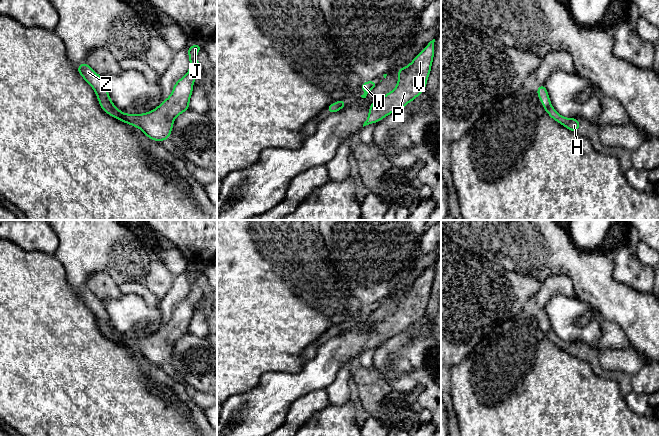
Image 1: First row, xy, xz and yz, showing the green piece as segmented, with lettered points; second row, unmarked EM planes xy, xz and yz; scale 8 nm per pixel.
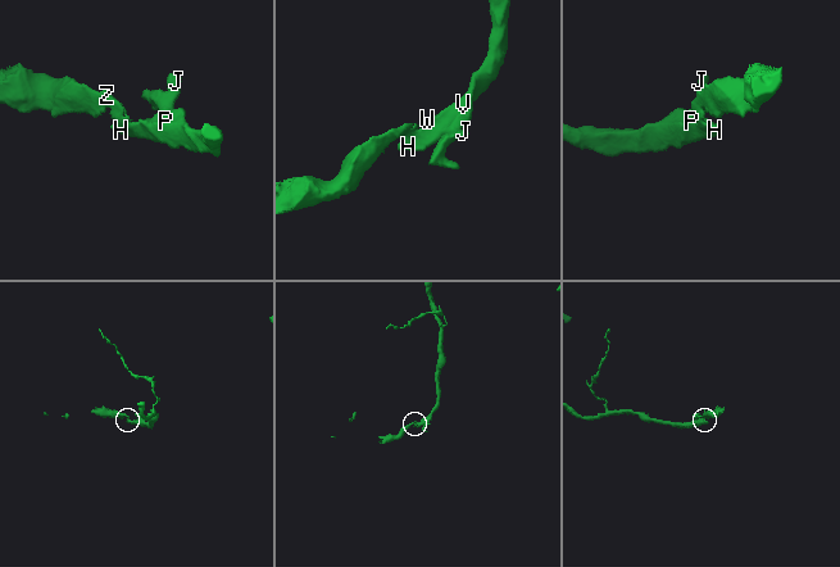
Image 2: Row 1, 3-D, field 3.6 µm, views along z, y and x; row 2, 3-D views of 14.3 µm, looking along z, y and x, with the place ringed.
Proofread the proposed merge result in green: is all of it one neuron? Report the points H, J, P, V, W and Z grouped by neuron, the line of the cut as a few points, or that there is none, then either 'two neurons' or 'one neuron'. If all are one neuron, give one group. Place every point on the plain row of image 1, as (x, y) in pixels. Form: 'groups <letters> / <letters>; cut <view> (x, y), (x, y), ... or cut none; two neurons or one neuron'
groups H J P V W Z; cut none; one neuron

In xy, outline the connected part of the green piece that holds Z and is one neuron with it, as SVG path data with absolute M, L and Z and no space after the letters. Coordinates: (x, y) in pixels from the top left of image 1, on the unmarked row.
M200 266L194 270L187 269L190 292L188 297L179 303L171 319L160 329L144 338L122 337L110 323L104 302L98 299L86 286L77 290L78 297L93 312L103 335L121 346L141 353L144 358L157 366L169 363L175 342L189 334L189 325L193 316L193 307L201 297L201 289L196 283L202 273Z

